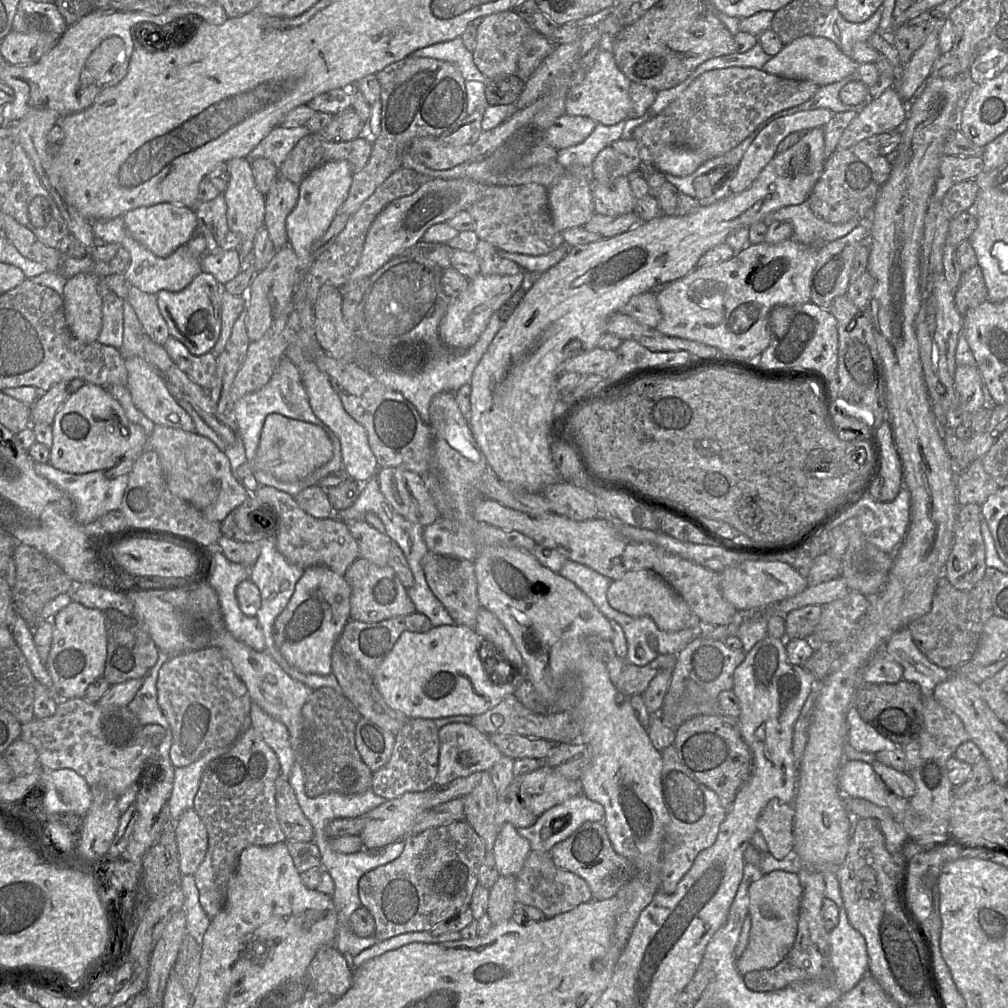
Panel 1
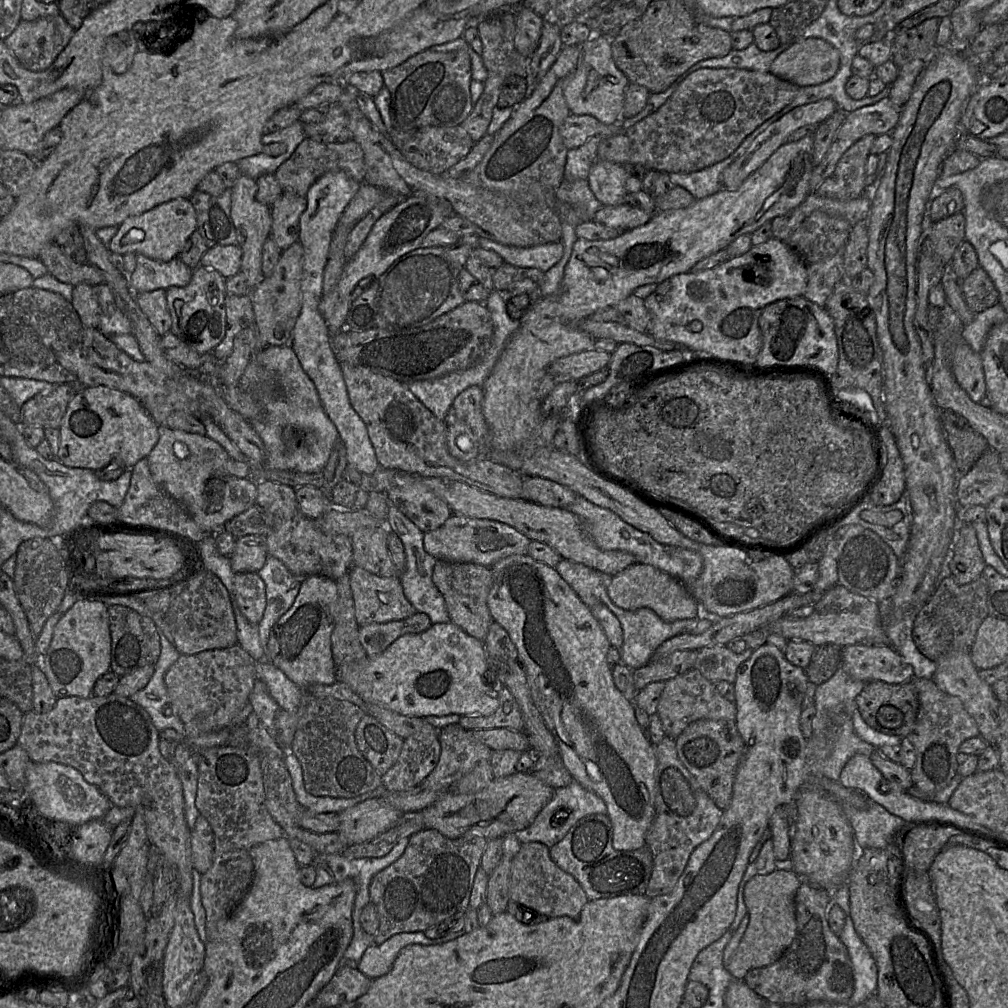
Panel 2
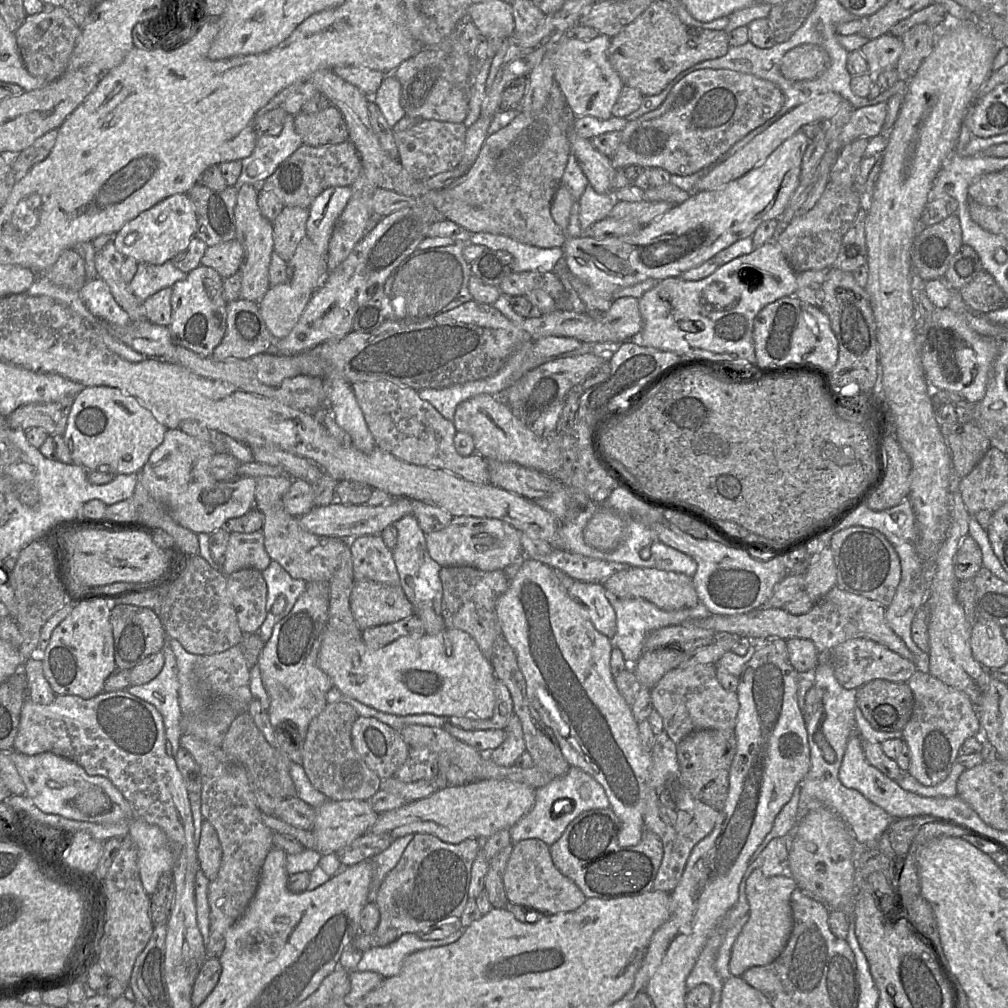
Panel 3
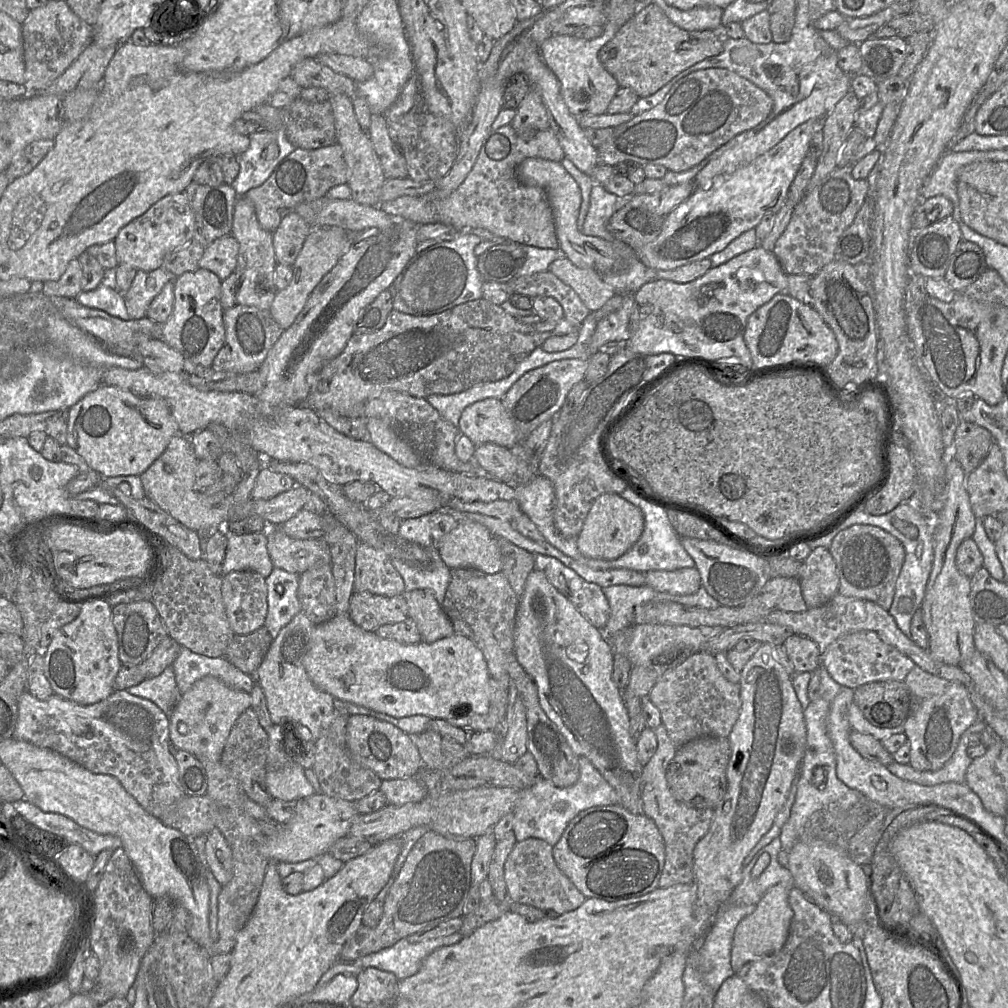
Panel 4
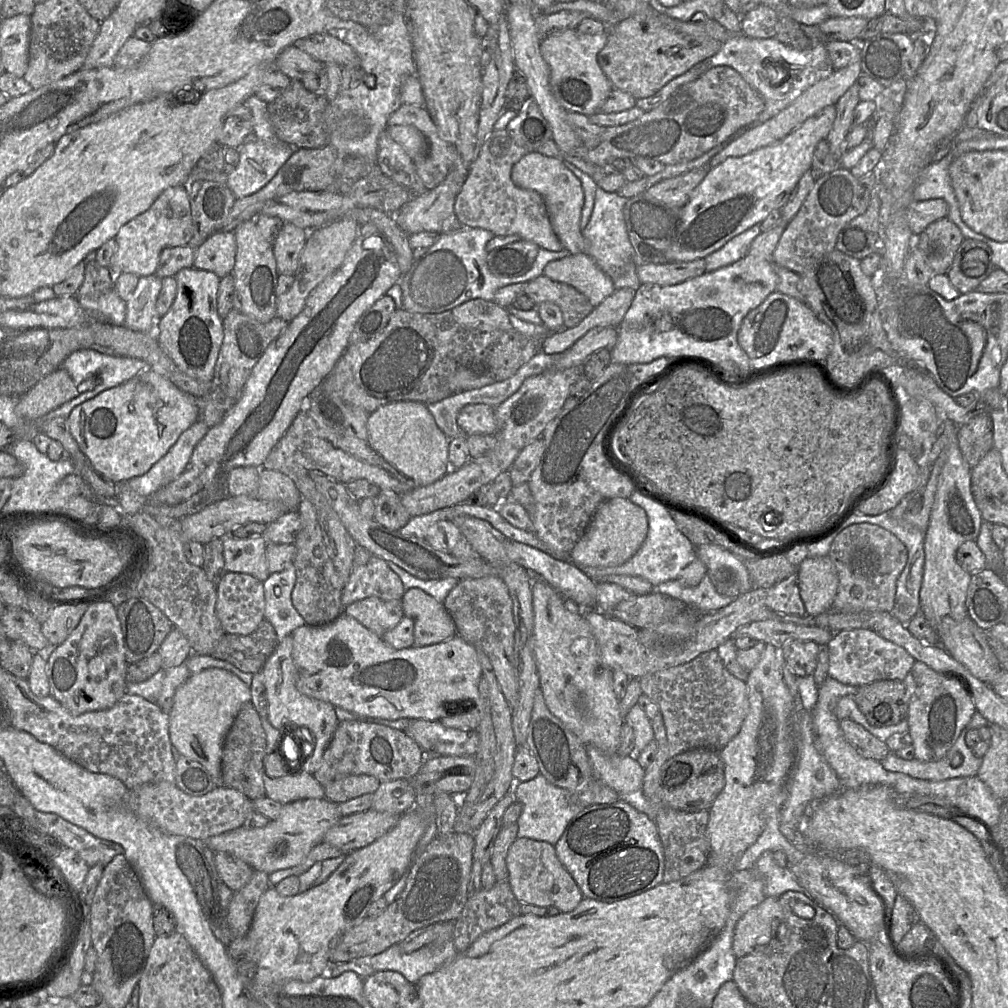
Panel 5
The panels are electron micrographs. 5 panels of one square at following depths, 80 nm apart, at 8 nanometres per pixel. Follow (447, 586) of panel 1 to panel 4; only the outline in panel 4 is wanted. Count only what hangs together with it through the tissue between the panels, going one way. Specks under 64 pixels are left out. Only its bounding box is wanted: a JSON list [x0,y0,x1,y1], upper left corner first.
[442,569,519,688]

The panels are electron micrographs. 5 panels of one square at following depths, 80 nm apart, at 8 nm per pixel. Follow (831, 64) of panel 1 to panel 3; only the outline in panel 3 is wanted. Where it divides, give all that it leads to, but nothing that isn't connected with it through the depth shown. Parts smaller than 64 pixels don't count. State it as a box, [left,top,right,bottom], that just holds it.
[780,43,830,81]

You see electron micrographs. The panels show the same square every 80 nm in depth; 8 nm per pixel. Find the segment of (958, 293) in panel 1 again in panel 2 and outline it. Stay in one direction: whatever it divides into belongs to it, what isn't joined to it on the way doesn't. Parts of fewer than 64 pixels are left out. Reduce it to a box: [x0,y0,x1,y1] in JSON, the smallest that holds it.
[962,266,999,313]

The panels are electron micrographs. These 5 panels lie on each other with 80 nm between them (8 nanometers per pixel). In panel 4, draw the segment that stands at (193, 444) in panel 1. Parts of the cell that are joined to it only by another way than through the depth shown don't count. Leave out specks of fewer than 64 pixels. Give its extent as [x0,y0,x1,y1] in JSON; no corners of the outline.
[140,434,260,534]

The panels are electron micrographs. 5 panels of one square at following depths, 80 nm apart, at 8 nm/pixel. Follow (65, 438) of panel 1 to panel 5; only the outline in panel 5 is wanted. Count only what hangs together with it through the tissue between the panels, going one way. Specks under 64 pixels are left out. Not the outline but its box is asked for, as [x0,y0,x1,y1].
[68,368,201,483]

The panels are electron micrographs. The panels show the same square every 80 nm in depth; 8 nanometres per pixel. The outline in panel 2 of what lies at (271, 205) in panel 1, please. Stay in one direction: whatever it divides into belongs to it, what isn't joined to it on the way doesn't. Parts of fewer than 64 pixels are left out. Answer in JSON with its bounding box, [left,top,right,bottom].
[270,191,306,251]

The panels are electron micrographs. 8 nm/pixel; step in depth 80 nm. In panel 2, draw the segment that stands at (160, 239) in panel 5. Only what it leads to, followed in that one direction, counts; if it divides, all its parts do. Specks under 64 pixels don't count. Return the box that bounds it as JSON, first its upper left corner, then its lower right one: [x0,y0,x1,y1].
[107,198,197,262]

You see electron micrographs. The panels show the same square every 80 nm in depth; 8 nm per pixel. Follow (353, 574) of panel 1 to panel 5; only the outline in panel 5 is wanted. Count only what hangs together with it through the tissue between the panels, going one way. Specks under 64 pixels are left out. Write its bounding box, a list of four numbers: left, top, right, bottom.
[344,597,404,638]

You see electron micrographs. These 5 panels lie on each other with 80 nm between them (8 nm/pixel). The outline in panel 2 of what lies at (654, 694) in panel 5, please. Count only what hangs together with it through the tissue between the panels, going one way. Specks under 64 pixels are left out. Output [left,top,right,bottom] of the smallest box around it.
[657,669,737,740]

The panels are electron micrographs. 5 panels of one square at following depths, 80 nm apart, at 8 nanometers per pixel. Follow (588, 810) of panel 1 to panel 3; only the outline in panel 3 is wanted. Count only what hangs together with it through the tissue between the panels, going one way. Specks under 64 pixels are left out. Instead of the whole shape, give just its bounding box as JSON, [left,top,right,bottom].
[510,766,610,846]

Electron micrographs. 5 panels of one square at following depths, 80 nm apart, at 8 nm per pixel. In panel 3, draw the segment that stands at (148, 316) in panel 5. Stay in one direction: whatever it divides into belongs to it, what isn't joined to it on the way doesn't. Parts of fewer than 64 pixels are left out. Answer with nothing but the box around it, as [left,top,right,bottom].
[129,261,187,302]

